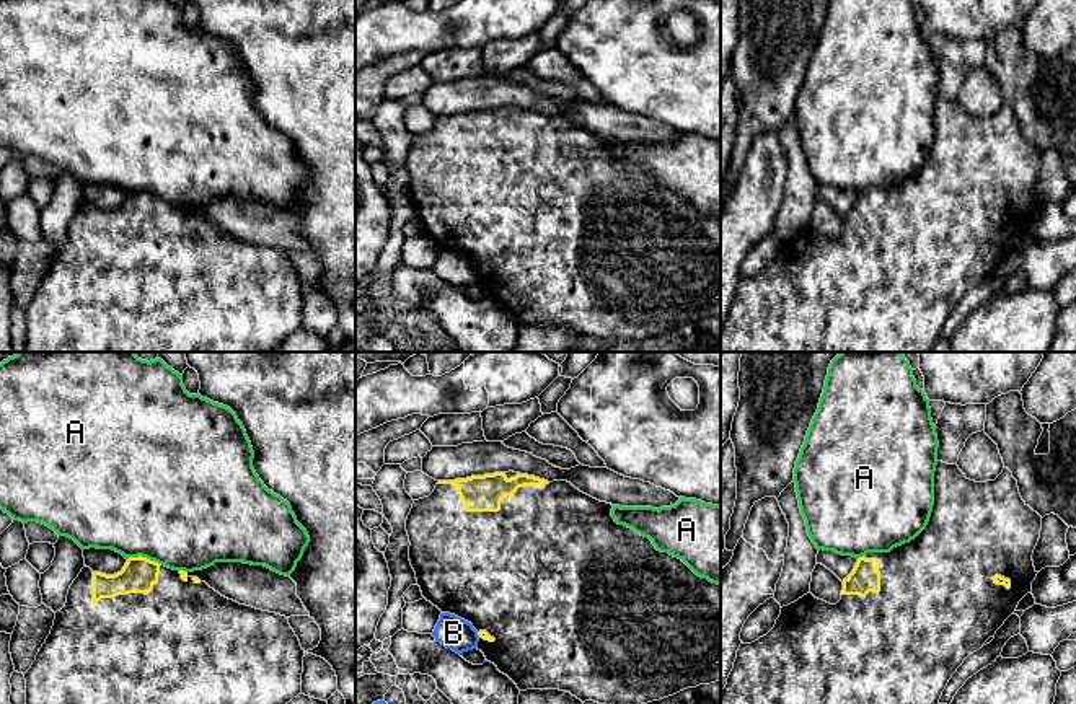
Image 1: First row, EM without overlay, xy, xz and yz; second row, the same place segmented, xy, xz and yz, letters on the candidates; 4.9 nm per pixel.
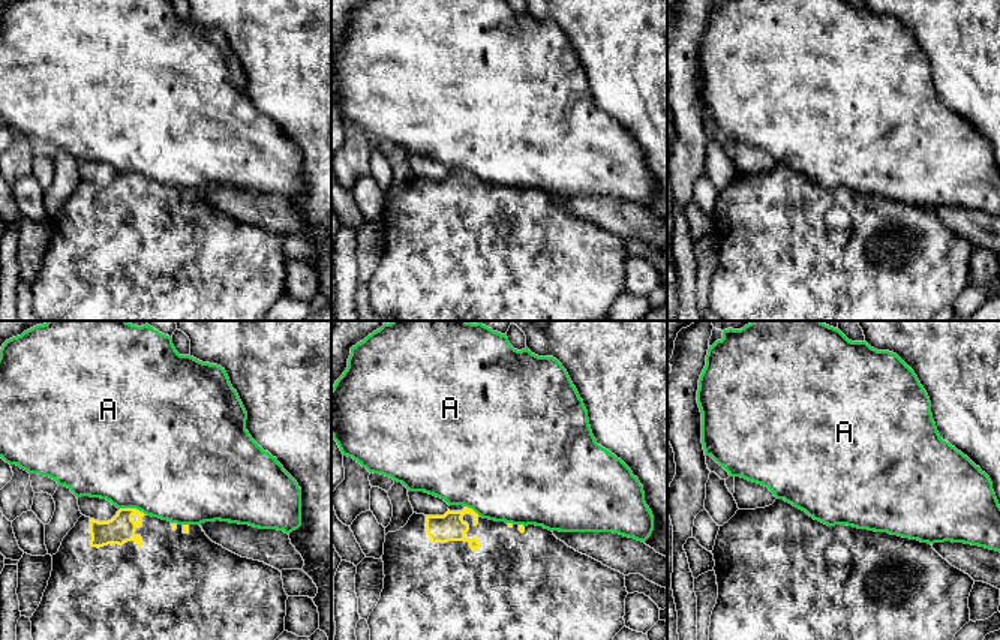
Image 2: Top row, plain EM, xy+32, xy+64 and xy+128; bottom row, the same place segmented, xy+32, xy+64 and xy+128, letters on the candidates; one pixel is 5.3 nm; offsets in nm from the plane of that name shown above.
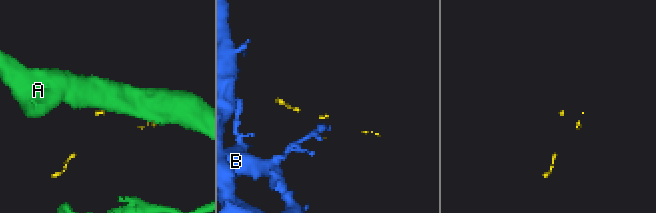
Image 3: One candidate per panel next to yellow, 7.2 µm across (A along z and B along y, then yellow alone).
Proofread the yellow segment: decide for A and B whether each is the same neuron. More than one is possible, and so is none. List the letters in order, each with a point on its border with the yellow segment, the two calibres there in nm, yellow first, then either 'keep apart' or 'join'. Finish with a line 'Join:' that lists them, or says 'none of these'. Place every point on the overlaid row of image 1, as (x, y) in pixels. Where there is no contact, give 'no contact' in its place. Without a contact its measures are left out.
A: xy (145, 558) | 170/500 nm | keep apart
B: xz (480, 636) | 50/160 nm | keep apart
Join: none of these

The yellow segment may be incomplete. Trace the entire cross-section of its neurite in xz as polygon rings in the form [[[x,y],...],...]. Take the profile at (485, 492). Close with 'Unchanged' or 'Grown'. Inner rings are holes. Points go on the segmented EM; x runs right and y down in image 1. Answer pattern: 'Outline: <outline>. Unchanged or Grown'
Outline: [[[514,471],[439,481],[429,497],[414,500],[408,515],[409,561],[422,596],[442,613],[450,613],[471,623],[481,637],[476,649],[501,673],[507,675],[520,691],[559,689],[571,693],[582,702],[647,704],[688,688],[721,681],[721,585],[698,577],[681,559],[657,551],[649,538],[618,525],[611,517],[611,508],[611,504],[580,492],[567,481],[548,482]]]. Grown

